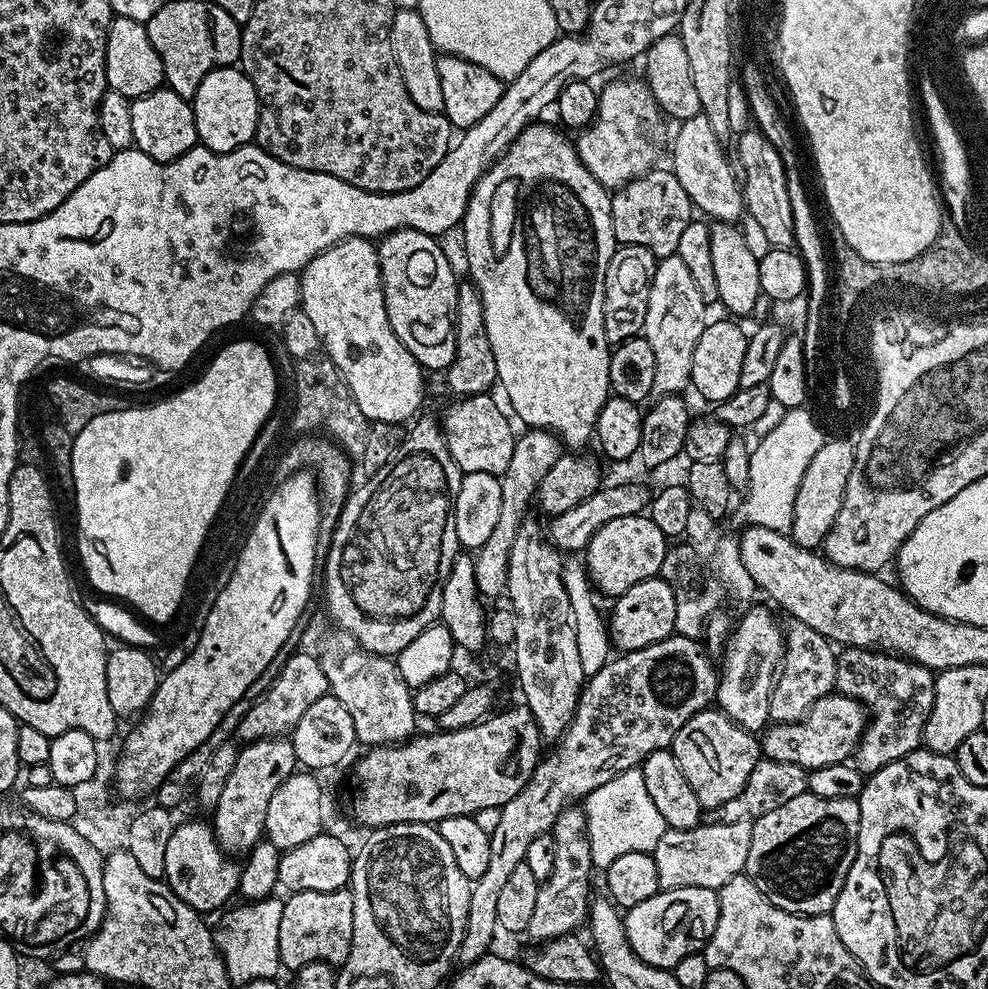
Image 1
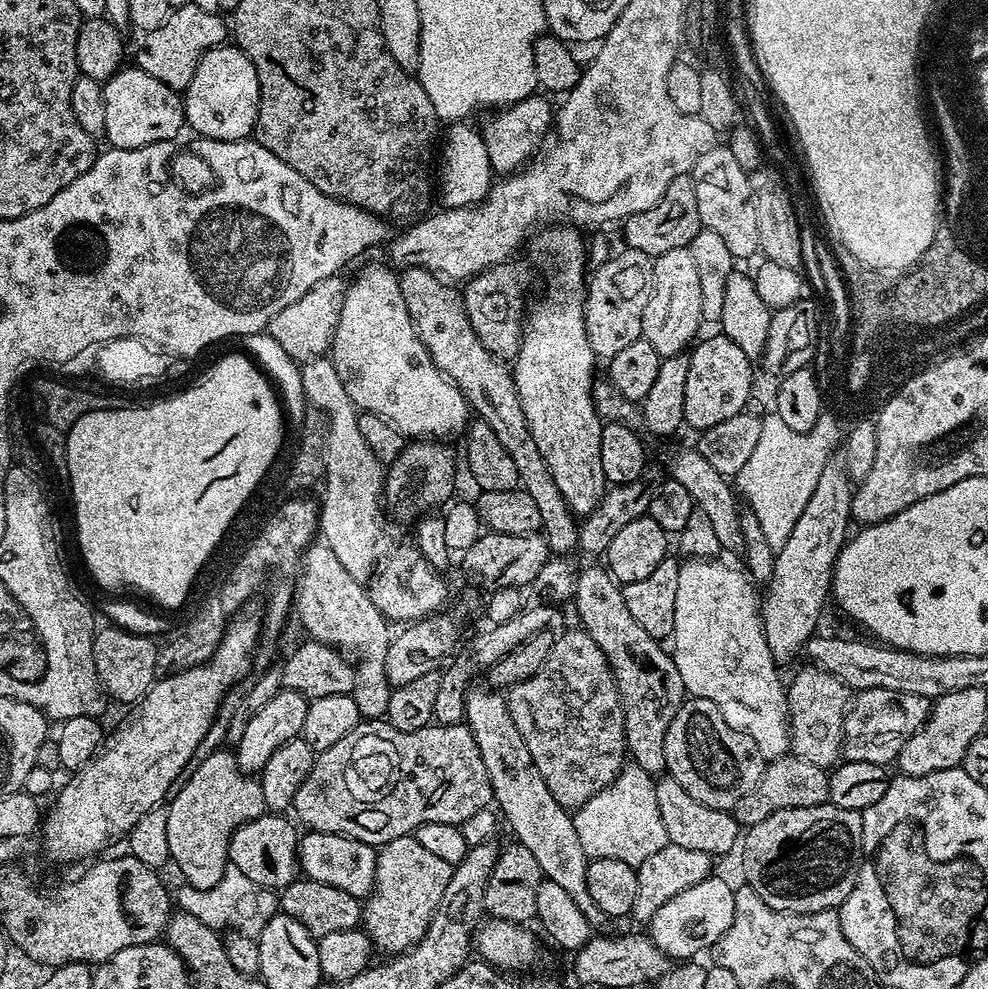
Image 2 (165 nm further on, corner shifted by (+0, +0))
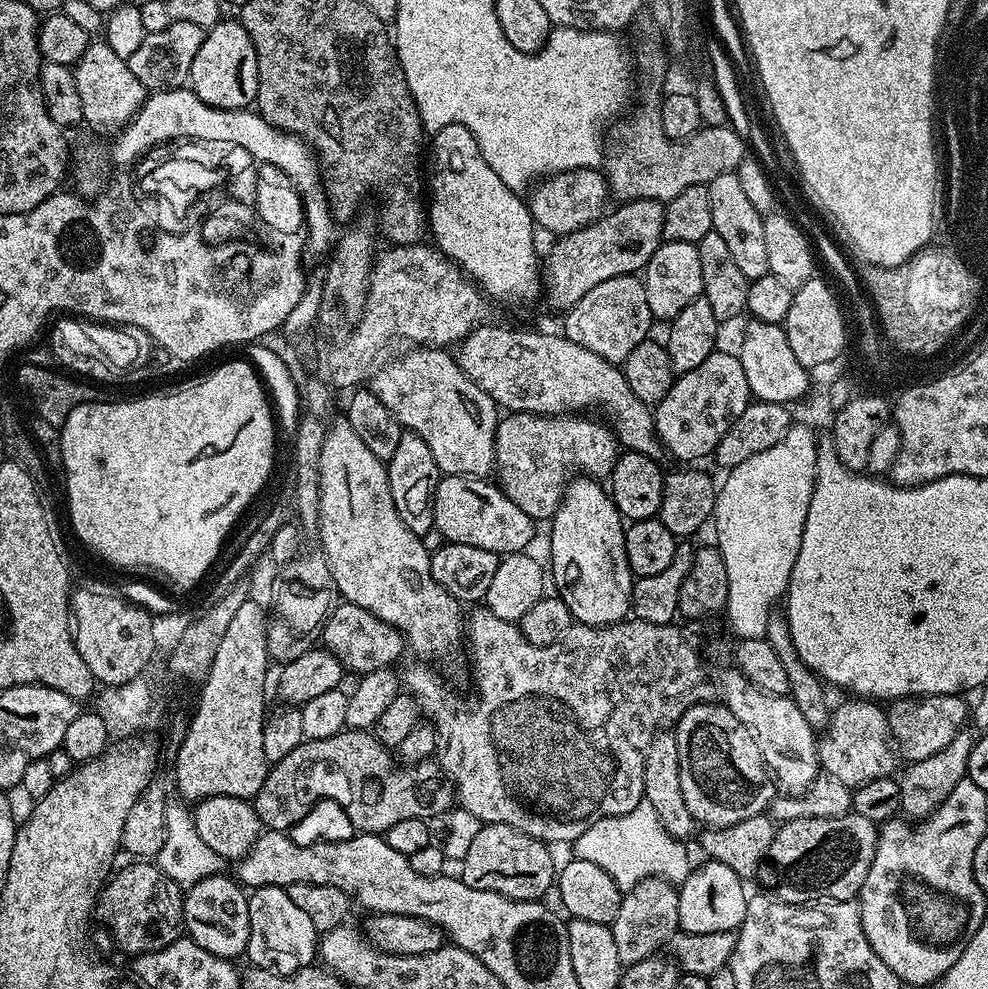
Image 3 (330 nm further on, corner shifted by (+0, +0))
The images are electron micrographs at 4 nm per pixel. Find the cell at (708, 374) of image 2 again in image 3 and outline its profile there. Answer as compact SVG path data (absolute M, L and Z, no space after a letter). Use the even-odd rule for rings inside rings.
M717 350L694 370L679 373L670 386L670 394L655 405L656 433L663 451L668 452L676 462L700 462L703 456L711 457L716 451L722 434L746 410L750 393L746 382L746 370L742 370L739 355Z

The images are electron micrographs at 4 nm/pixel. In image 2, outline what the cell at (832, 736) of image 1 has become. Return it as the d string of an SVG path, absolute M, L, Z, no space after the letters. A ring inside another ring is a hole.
M866 689L857 691L844 715L844 760L891 765L906 742L928 721L933 701L918 694L898 693L896 690Z

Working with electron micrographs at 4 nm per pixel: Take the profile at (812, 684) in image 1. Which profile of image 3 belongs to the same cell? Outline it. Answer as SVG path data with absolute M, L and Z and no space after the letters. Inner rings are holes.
M848 698L845 704L836 704L831 709L829 724L819 733L816 753L821 769L838 778L838 782L846 782L853 790L866 782L891 777L898 756L892 743L887 711L868 698Z

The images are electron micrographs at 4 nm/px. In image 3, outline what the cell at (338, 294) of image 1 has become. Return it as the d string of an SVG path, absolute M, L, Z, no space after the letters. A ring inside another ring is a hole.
M416 346L410 351L412 352L397 364L381 363L371 373L372 392L378 394L379 400L386 405L386 410L394 414L401 429L418 434L418 438L422 438L422 442L430 446L430 454L434 454L434 462L444 476L491 477L496 466L494 438L498 405L486 394L486 390L482 390L462 371L457 357L453 353L451 356L451 351L427 346Z

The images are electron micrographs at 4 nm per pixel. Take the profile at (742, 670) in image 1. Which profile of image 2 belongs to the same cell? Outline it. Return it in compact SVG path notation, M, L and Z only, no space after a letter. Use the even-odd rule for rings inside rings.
M833 458L826 462L826 466L822 466L822 474L818 474L818 486L814 486L814 494L810 494L810 502L806 502L806 510L802 510L802 515L798 518L798 522L794 522L794 530L790 530L790 538L786 538L786 542L775 553L775 562L773 576L766 584L762 592L760 600L760 617L762 618L762 626L766 634L766 642L770 646L770 654L776 659L777 665L785 666L796 655L805 651L805 644L812 636L817 635L820 624L820 615L824 612L824 603L829 603L830 593L832 591L832 571L836 569L836 559L838 554L843 550L846 541L849 539L850 531L848 532L848 524L853 523L852 519L852 494L854 491L854 481L848 476L848 471L844 468L843 463L839 459Z

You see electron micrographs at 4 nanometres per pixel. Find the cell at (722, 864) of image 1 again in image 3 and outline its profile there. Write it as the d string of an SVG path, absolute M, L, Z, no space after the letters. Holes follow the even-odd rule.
M658 876L643 880L638 886L623 893L618 906L618 918L610 925L614 934L614 942L618 946L618 958L621 965L637 964L646 958L657 955L660 948L672 935L677 935L680 928L678 918L677 885L668 883Z

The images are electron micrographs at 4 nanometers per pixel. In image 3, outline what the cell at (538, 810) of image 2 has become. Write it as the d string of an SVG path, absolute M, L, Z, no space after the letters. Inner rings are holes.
M346 418L333 419L329 423L328 433L324 435L324 441L322 442L322 454L320 455L319 532L321 544L319 544L319 547L322 549L326 559L328 559L330 574L334 574L334 582L338 582L340 595L347 603L354 606L362 606L362 610L370 610L370 614L382 618L382 622L390 622L390 626L397 628L404 636L407 647L411 651L413 648L420 655L417 657L423 658L428 662L435 662L437 665L456 664L459 662L460 652L462 656L462 649L466 644L466 612L463 612L465 609L462 607L461 601L456 600L446 590L442 590L442 586L438 586L438 582L432 573L432 557L423 545L421 537L413 534L410 526L406 526L406 522L402 522L402 518L398 518L398 510L394 510L394 502L390 498L390 482L388 481L388 469L385 461L374 458L374 453L363 444L362 438L358 438L358 434L354 434L354 426L350 426L350 422Z

